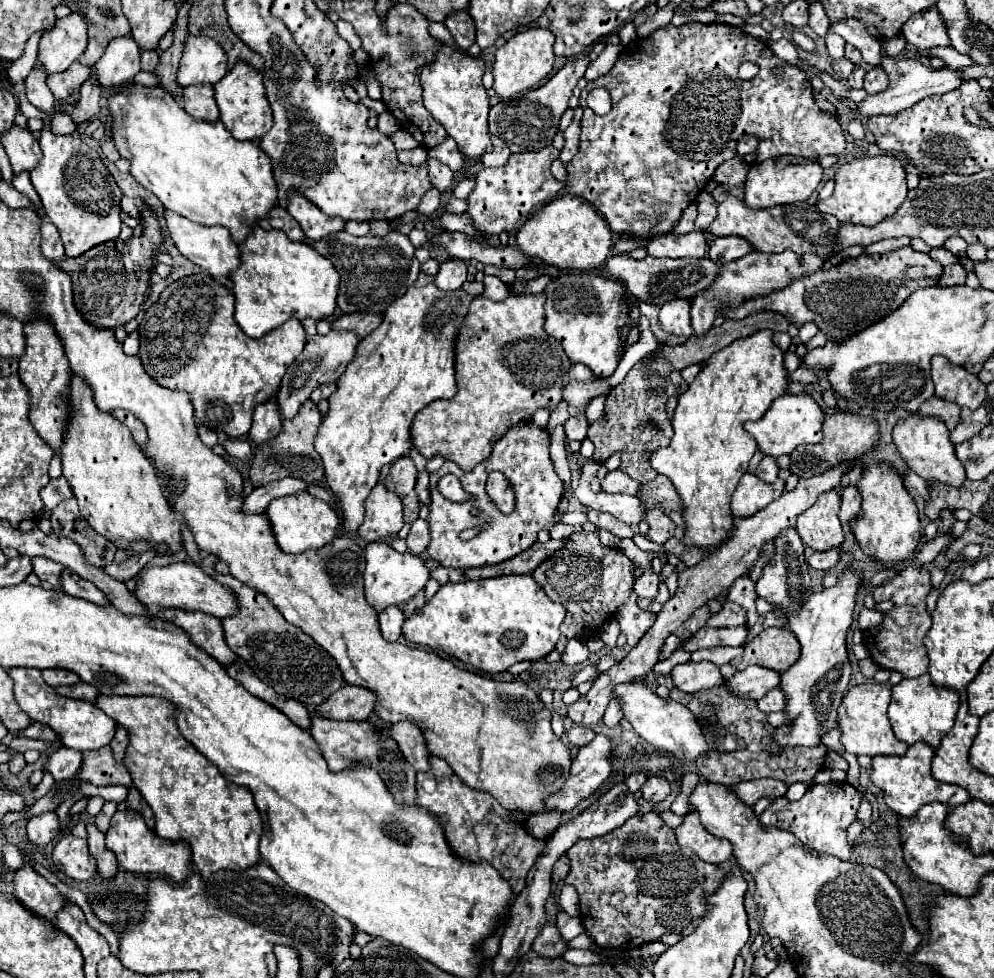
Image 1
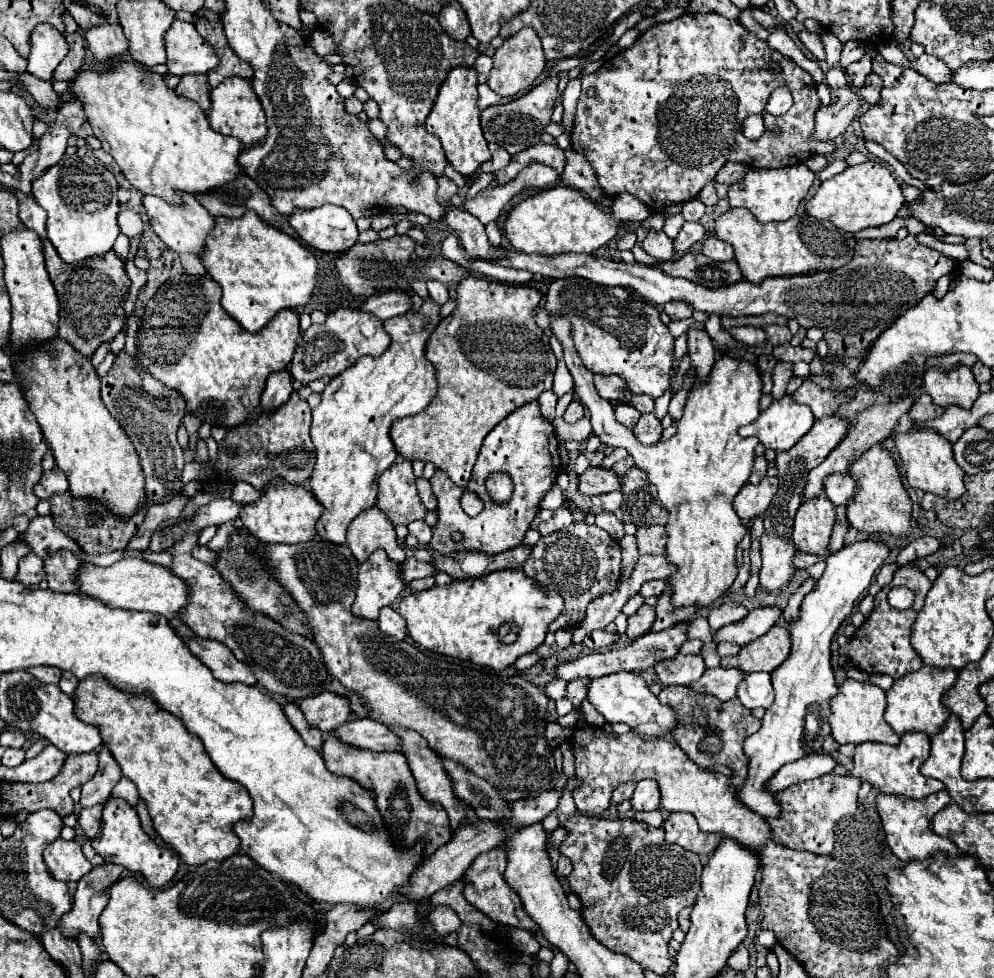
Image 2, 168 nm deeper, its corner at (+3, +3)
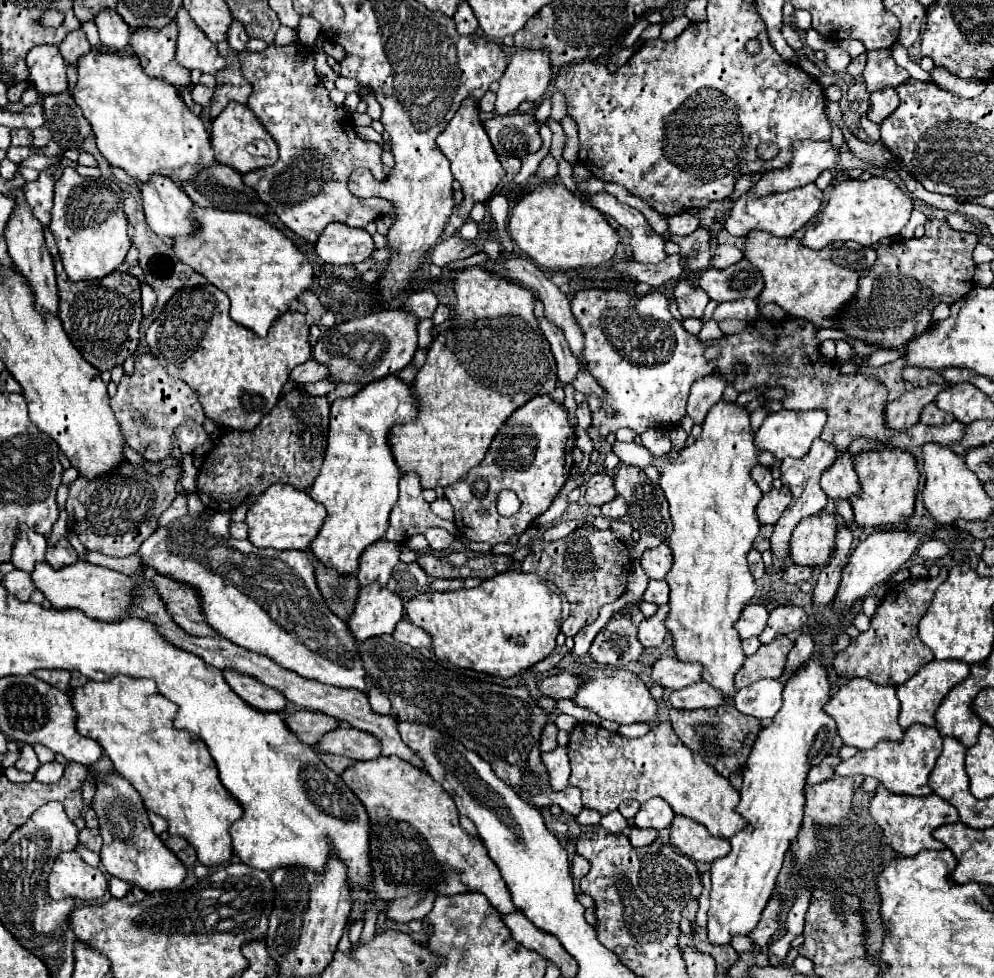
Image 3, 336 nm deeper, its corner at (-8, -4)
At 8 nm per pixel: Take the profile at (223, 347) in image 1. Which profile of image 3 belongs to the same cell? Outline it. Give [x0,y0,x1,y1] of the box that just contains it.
[146,283,310,431]

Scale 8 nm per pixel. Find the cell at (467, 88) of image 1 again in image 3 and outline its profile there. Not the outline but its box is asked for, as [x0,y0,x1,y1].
[436,97,504,239]

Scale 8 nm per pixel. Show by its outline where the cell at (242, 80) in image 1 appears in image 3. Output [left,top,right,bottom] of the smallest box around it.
[210,101,278,173]

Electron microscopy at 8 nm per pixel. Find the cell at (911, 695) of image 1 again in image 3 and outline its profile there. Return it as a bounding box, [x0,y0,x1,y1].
[898,663,970,731]

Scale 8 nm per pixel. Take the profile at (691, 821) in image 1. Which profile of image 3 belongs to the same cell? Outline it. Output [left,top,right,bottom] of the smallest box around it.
[670,815,730,863]

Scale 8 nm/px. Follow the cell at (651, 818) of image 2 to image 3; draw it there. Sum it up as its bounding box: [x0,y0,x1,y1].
[628,827,658,847]

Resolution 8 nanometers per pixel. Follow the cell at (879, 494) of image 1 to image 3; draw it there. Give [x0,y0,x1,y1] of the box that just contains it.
[852,449,920,527]

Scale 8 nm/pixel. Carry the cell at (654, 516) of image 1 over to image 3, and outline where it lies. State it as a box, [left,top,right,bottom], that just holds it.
[640,541,672,579]

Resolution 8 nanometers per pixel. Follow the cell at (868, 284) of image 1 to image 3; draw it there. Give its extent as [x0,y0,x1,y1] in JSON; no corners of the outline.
[834,221,978,349]

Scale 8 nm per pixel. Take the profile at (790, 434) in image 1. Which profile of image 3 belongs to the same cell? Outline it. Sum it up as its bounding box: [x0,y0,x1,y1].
[754,409,824,459]

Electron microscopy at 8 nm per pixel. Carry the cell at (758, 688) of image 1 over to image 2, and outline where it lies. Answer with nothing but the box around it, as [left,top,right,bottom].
[689,668,745,702]

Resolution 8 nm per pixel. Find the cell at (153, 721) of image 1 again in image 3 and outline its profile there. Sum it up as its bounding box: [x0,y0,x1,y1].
[72,677,244,867]

